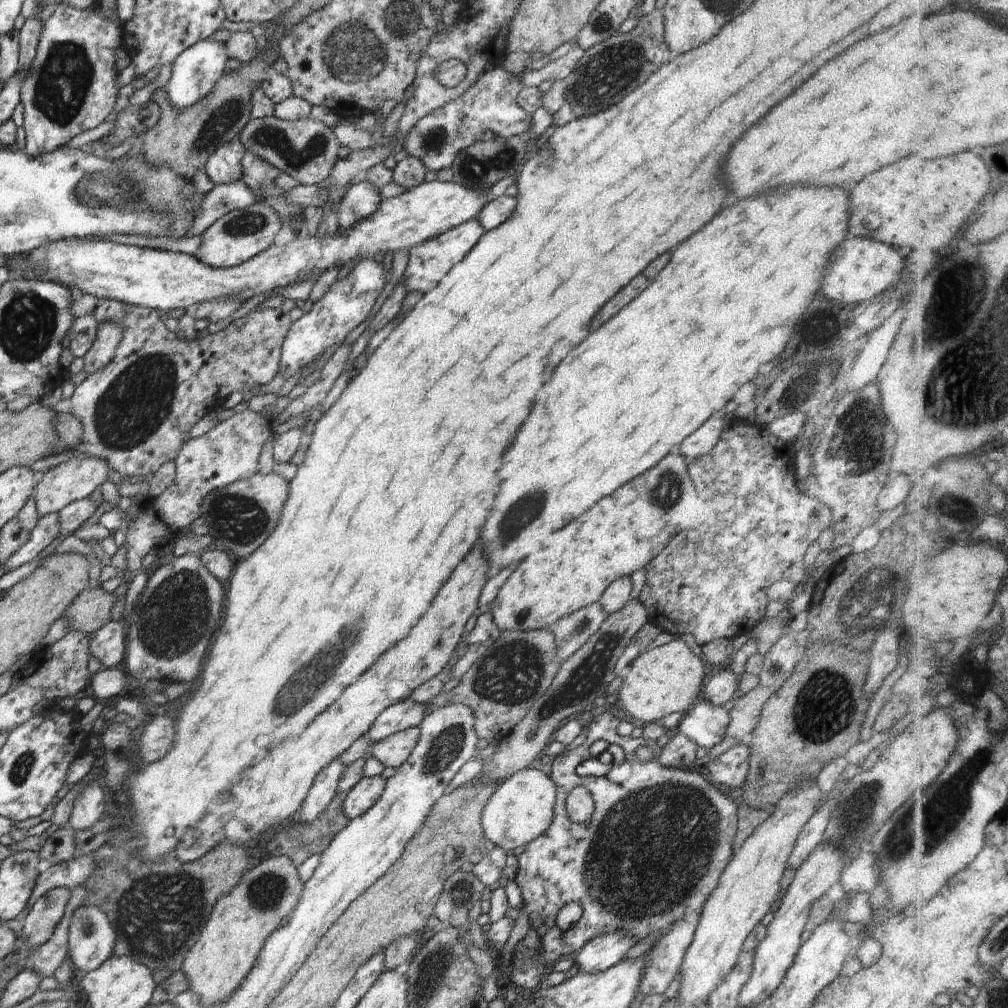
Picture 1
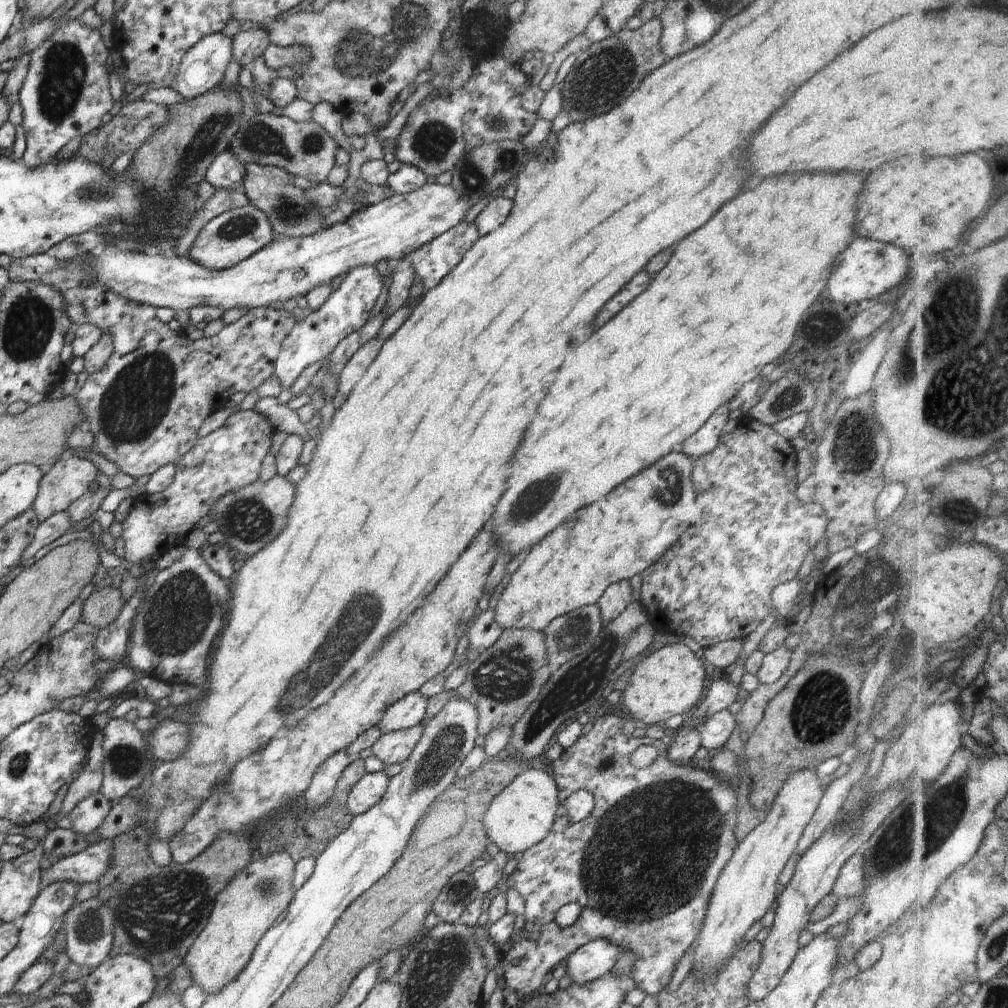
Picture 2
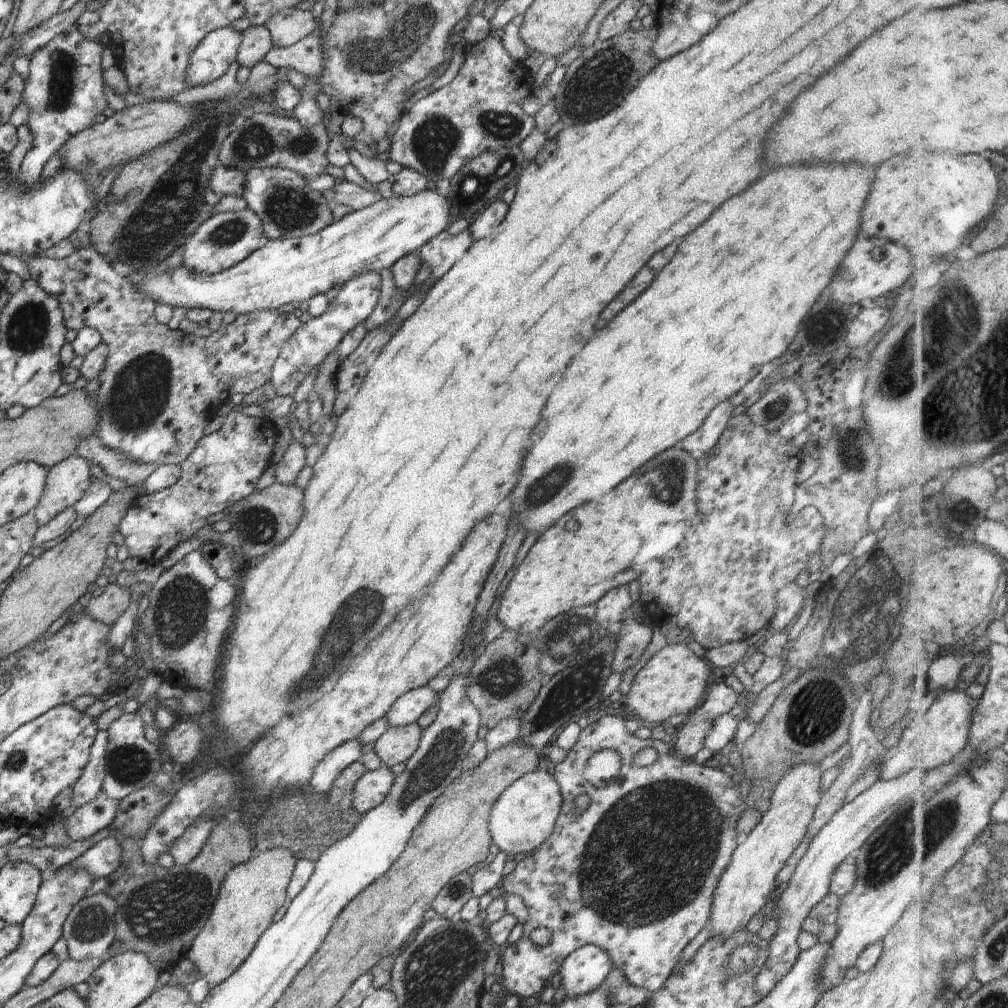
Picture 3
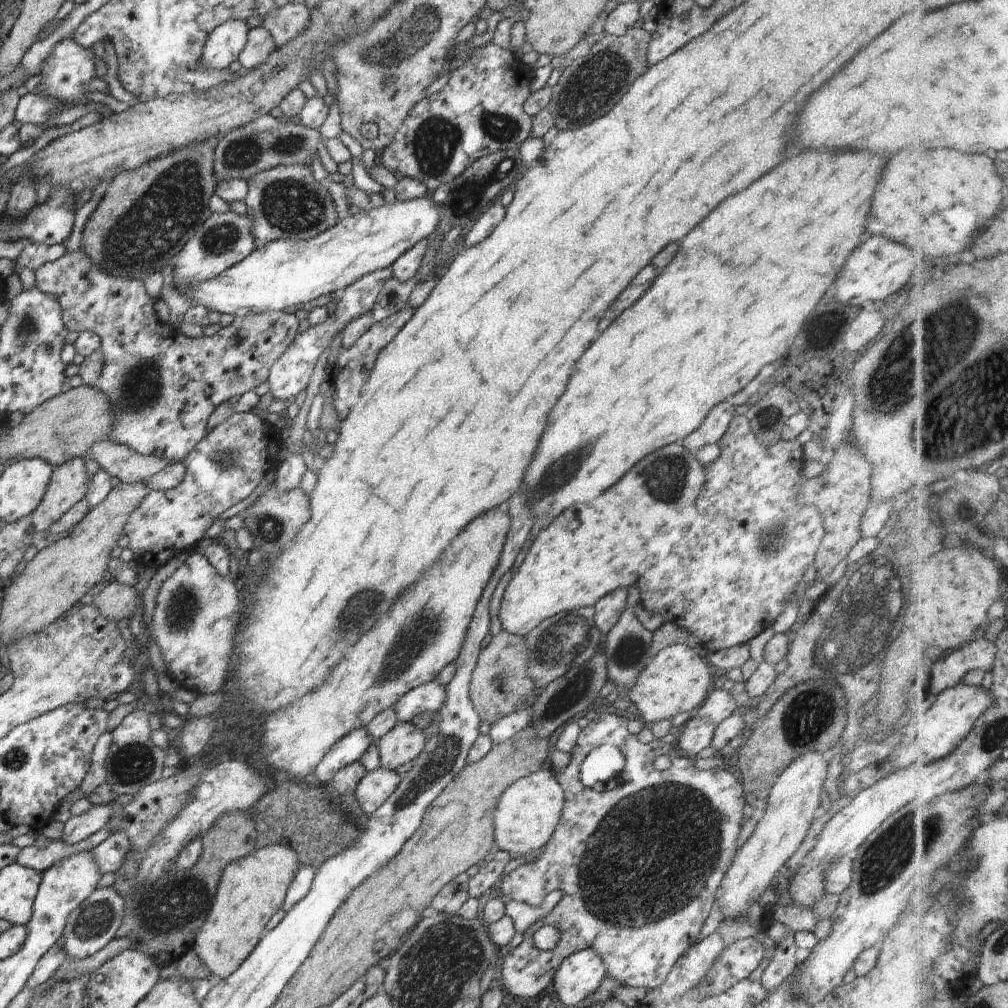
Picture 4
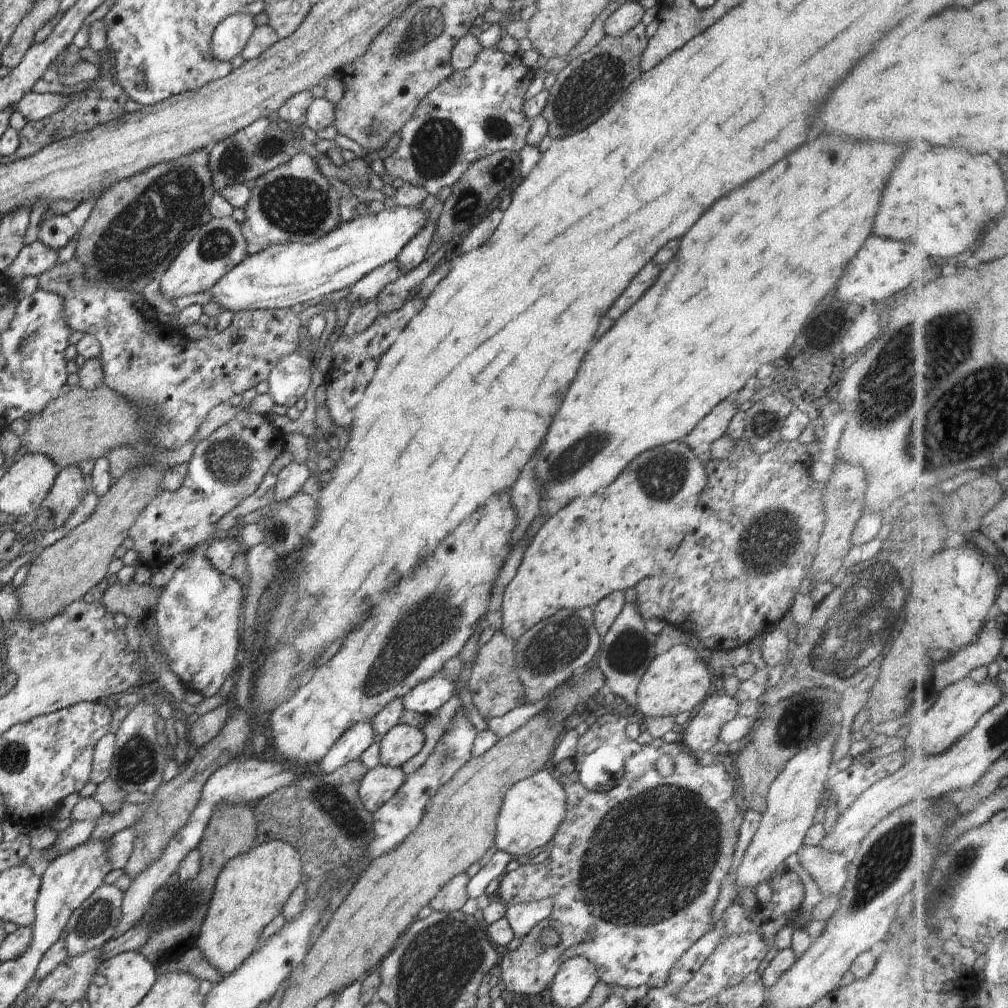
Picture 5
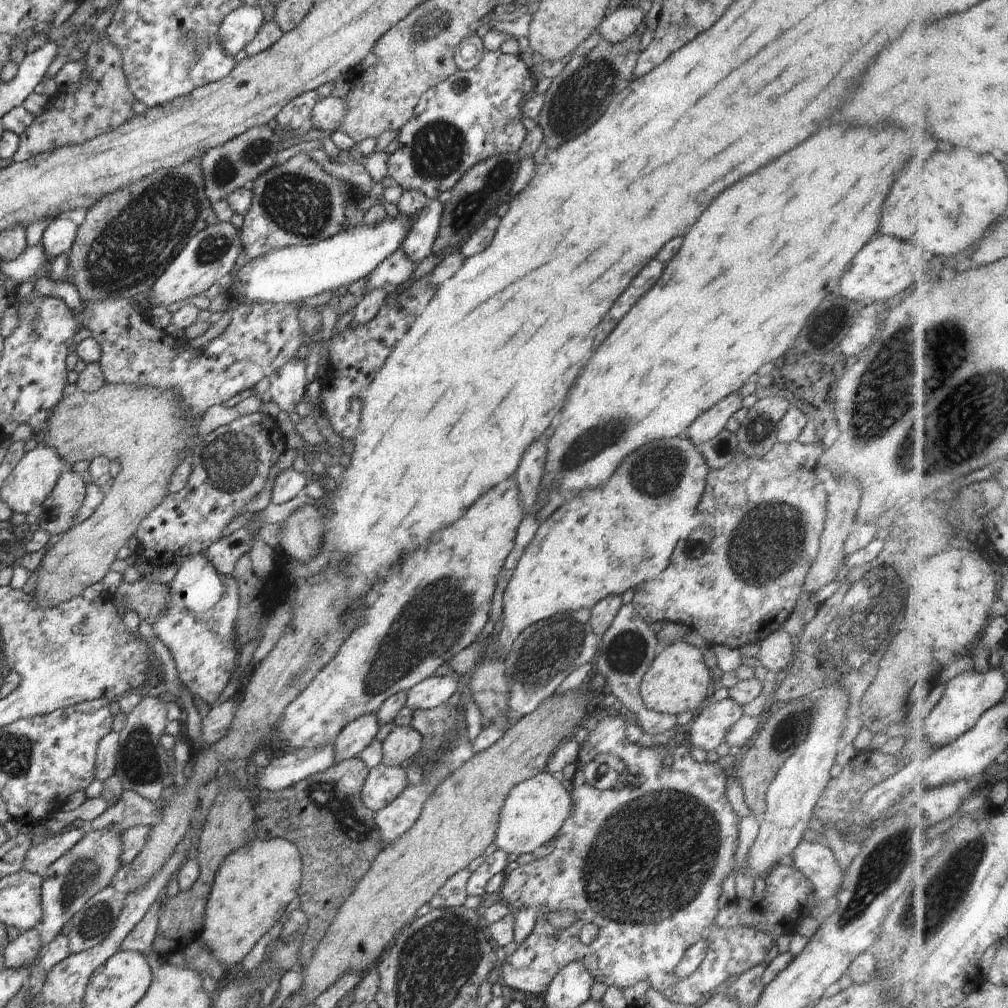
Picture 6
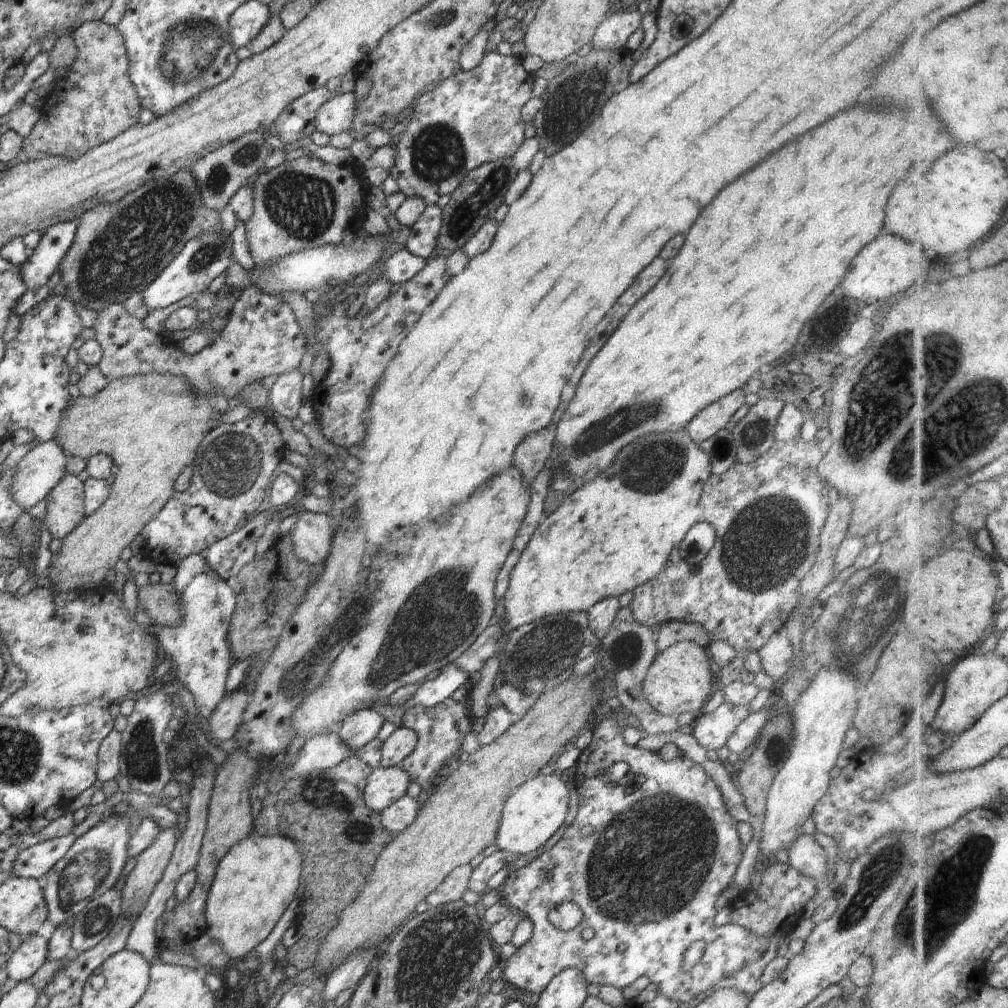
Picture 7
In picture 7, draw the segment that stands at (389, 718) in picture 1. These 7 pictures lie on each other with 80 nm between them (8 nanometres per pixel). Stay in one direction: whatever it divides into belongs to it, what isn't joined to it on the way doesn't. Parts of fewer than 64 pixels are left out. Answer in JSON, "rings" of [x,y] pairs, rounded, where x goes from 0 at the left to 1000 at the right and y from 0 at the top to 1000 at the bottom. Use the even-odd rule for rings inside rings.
{"rings":[[[449,658],[444,659],[433,673],[423,675],[415,685],[411,687],[411,690],[402,697],[402,702],[409,700],[421,700],[421,702],[429,702],[448,691],[457,681],[465,681],[469,672],[458,667],[456,663],[452,663]]]}

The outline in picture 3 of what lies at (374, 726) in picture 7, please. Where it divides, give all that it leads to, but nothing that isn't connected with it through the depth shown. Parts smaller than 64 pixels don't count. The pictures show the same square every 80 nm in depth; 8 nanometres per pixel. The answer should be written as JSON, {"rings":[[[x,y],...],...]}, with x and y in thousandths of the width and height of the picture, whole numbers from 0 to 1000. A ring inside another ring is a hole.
{"rings":[[[353,731],[340,736],[336,741],[327,745],[312,763],[312,768],[306,780],[310,782],[311,788],[324,788],[337,766],[356,754],[359,741],[360,738]]]}

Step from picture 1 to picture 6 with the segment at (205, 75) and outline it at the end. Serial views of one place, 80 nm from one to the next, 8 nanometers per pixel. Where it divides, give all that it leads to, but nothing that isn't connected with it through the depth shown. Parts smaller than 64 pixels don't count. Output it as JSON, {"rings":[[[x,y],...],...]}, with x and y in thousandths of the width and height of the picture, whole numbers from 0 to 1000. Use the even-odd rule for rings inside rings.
{"rings":[[[240,6],[222,18],[216,30],[216,40],[220,50],[232,57],[254,36],[262,24],[260,9],[257,6]]]}

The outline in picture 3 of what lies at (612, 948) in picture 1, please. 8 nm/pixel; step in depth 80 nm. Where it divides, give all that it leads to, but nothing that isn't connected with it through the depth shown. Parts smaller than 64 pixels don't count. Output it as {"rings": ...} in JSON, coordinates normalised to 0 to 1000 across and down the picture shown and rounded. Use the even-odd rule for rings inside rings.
{"rings":[[[584,937],[562,949],[554,962],[562,990],[570,991],[597,978],[608,956],[602,944]]]}

